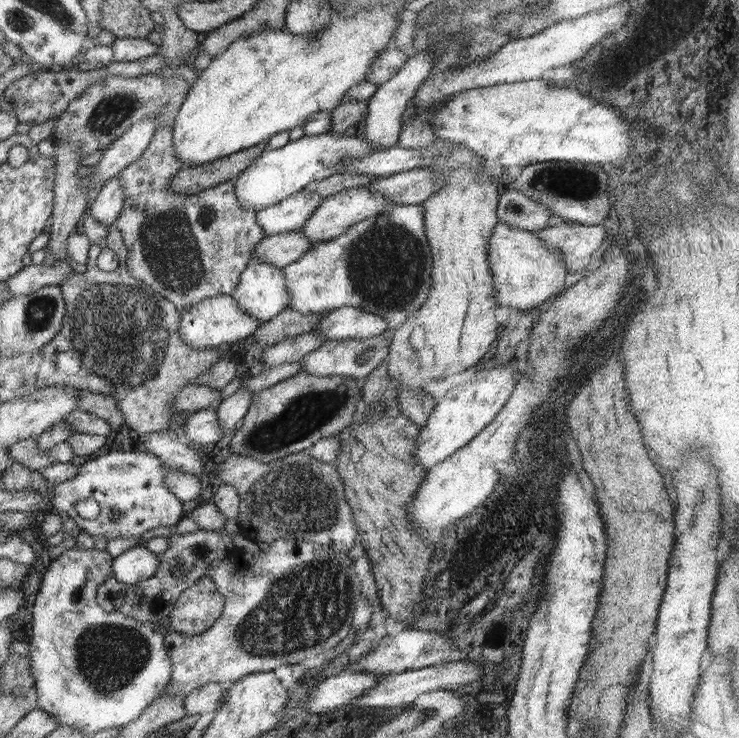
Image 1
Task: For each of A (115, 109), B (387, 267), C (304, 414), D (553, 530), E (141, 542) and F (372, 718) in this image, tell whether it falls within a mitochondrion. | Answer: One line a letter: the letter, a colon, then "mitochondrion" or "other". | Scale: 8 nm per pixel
A: mitochondrion
B: mitochondrion
C: mitochondrion
D: other
E: other
F: other

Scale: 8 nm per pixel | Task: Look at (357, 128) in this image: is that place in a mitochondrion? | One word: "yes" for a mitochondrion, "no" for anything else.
no

